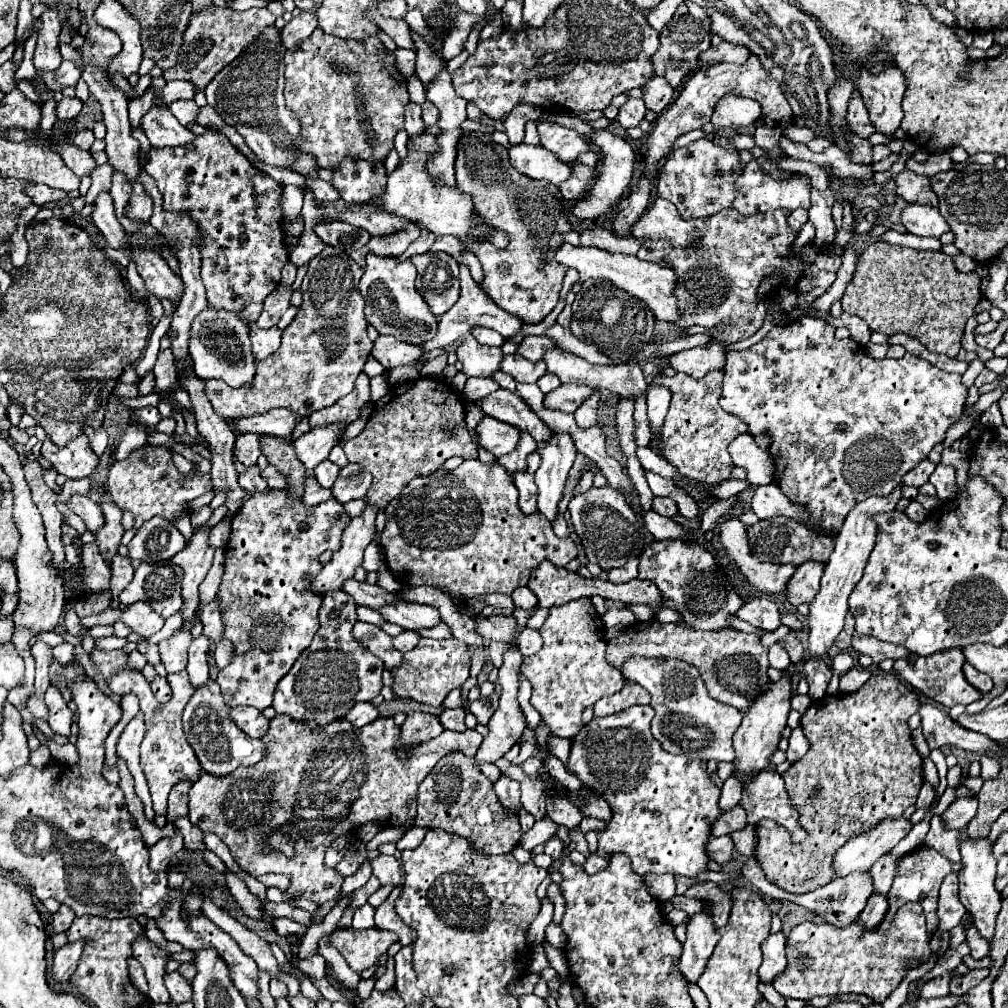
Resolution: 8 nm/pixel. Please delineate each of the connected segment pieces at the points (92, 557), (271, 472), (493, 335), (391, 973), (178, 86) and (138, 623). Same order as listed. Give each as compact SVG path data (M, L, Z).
M81 545L79 549L81 555L81 571L83 571L83 581L91 591L103 591L109 587L109 565L97 551L97 547L91 545Z
M265 467L265 469L261 469L261 477L267 481L269 489L285 489L285 477L277 469Z
M473 329L473 337L481 343L481 345L497 345L497 347L501 347L503 345L503 337L497 333L497 331L493 331L493 329Z
M389 957L387 960L387 968L384 975L379 978L375 983L375 989L381 992L392 989L395 985L395 961L393 957Z
M167 81L167 85L161 91L153 89L153 103L165 103L171 105L177 99L193 99L195 89L187 81Z
M143 601L123 609L121 621L127 627L131 627L133 633L137 633L141 637L151 637L163 627L163 617L159 613L153 613L153 609L149 605L145 605Z

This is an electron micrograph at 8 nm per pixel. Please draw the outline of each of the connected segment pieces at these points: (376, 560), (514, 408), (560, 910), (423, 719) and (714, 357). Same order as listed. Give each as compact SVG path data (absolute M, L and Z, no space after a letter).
M372 541L364 551L362 566L367 572L376 572L384 565L384 554L381 546Z
M499 389L479 401L475 405L489 417L497 421L505 421L509 425L515 425L519 429L529 431L535 441L539 443L539 449L545 447L545 443L551 439L551 429L523 403L523 399L515 391Z
M551 883L546 896L551 900L551 903L553 903L553 907L555 907L555 921L559 923L565 912L565 899L562 896L559 884Z
M409 713L405 723L401 725L399 743L395 745L395 753L399 757L407 757L409 751L437 735L441 735L443 727L435 715L429 713Z
M717 341L711 343L711 347L695 347L681 353L671 355L669 365L675 371L687 373L695 379L705 377L711 369L723 369L725 367L725 347L721 347Z

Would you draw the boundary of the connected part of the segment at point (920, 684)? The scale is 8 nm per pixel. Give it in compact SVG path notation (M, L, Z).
M945 649L945 653L933 653L929 657L909 653L909 657L895 661L893 671L897 675L901 675L907 683L911 683L915 689L925 693L929 699L933 699L945 707L953 707L959 703L969 705L969 703L981 699L981 693L977 689L973 689L973 685L969 685L967 679L963 677L963 671L961 671L963 663L965 663L965 657L963 657L961 649Z

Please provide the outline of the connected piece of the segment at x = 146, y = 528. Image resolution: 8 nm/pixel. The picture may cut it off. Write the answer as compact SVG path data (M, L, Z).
M153 517L145 521L143 527L127 545L129 559L141 563L169 561L183 547L185 547L185 539L179 533L179 529L161 517Z

